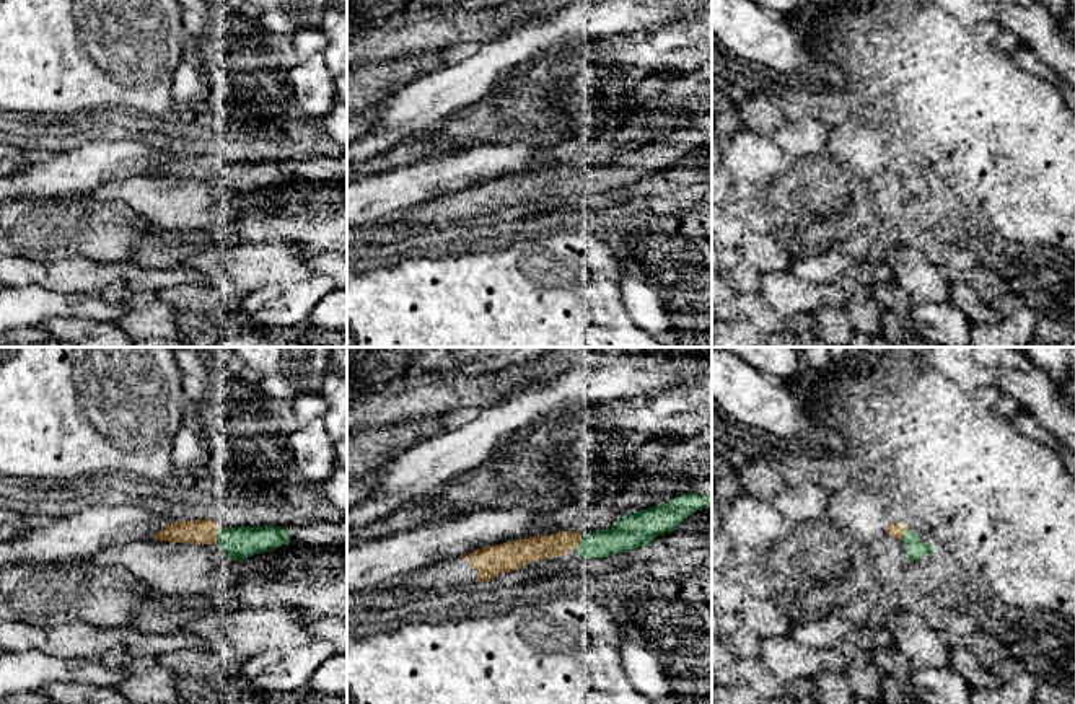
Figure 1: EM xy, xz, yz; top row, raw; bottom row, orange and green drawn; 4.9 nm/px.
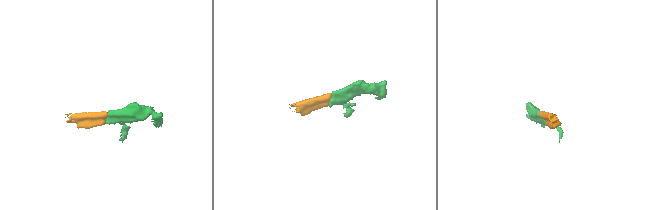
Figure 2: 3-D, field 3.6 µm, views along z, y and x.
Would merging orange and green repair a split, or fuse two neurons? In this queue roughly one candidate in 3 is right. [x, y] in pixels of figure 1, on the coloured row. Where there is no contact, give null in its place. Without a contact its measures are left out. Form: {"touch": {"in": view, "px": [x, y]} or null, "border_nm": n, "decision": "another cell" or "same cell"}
{"touch": {"in": "xy", "px": [217, 535]}, "border_nm": 80, "decision": "same cell"}

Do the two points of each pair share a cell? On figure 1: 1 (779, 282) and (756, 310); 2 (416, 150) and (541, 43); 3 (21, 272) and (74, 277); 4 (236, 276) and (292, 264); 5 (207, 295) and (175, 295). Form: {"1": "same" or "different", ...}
{"1": "different", "2": "different", "3": "same", "4": "same", "5": "same"}

